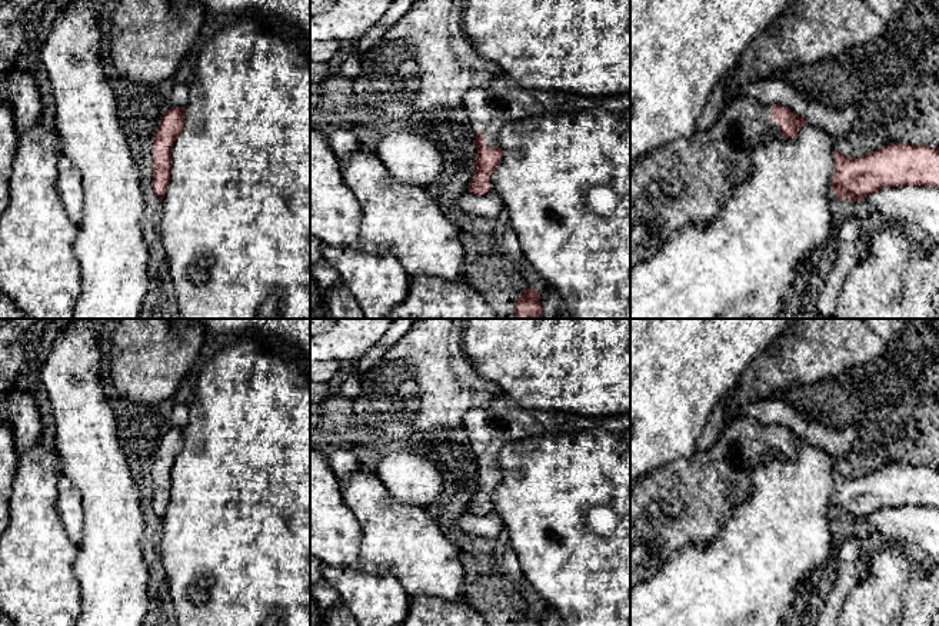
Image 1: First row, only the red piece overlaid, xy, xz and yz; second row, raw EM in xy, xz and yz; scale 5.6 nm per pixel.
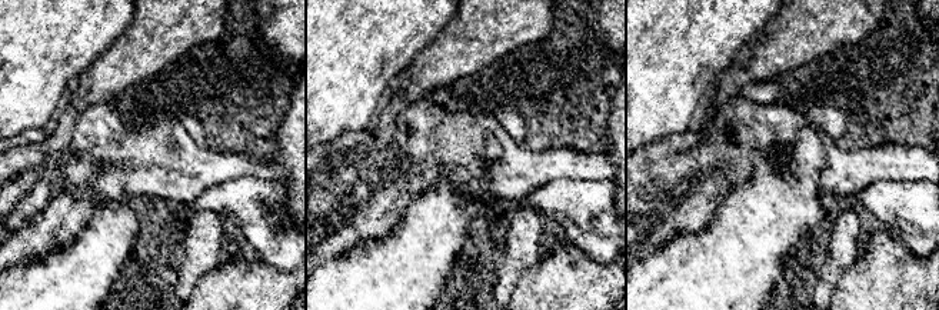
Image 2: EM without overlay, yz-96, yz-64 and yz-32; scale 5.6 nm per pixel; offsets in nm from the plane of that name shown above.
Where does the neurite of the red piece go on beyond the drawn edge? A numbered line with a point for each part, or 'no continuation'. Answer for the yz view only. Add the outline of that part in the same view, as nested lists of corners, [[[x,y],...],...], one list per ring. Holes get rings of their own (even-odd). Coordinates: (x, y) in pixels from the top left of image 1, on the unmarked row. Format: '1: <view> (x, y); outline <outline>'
1: yz (685, 503); outline [[[749,414],[735,417],[723,434],[707,450],[693,459],[677,459],[645,475],[630,492],[630,589],[650,579],[666,560],[683,547],[703,547],[725,526],[733,507],[752,495],[752,477],[770,452],[779,452],[779,443],[770,440],[770,424]]]

